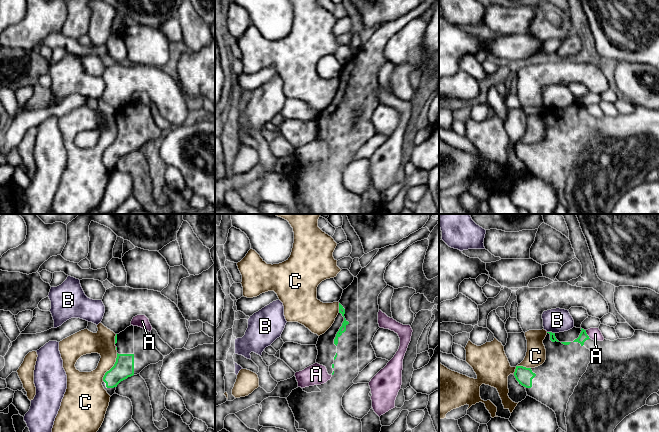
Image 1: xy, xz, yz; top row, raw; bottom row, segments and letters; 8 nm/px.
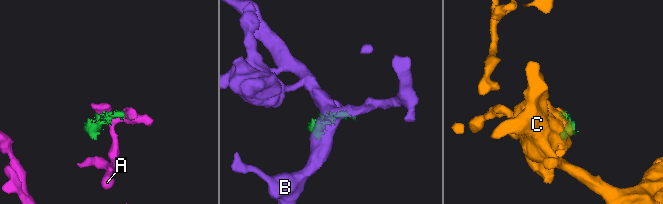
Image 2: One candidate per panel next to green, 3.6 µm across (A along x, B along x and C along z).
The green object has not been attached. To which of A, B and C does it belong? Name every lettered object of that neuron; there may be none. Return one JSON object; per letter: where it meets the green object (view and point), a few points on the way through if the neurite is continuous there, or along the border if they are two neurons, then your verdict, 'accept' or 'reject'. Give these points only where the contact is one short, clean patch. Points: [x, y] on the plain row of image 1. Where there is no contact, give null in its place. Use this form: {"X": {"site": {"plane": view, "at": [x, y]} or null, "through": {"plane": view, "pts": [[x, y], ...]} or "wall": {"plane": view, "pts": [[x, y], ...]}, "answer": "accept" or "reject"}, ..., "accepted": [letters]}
{"A": {"site": {"plane": "yz", "at": [586, 110]}, "wall": {"plane": "yz", "pts": [[585, 106], [590, 114]]}, "answer": "reject"}, "B": {"site": {"plane": "yz", "at": [551, 108]}, "wall": {"plane": "yz", "pts": [[547, 107], [554, 109]]}, "answer": "reject"}, "C": {"site": {"plane": "xy", "at": [112, 143]}, "answer": "reject"}, "accepted": []}

